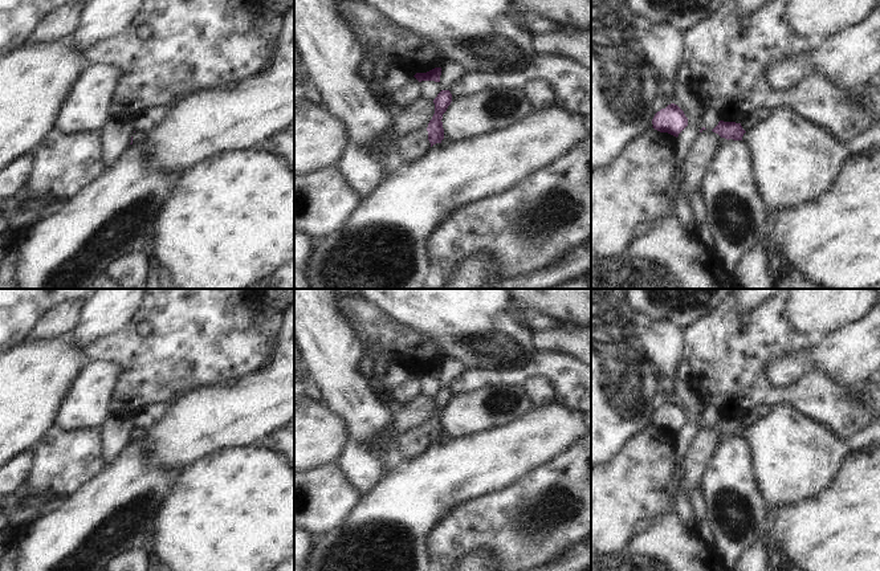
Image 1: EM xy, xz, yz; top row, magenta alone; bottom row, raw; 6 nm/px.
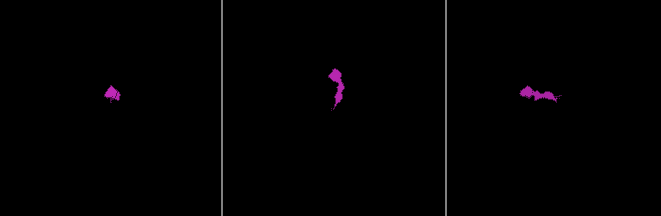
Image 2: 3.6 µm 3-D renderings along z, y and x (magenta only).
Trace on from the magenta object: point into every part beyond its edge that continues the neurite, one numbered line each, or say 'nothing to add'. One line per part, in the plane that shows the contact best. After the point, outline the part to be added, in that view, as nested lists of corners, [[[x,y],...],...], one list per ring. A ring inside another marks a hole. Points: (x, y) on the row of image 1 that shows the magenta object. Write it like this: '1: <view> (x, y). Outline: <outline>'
1: xz (386, 247). Outline: [[[565,106],[534,111],[529,118],[506,130],[448,147],[436,143],[417,162],[400,162],[371,196],[363,200],[347,229],[329,238],[315,238],[314,258],[310,264],[314,289],[424,289],[435,273],[428,242],[439,225],[455,211],[510,191],[586,144],[591,139],[591,130],[586,126],[587,115]]]

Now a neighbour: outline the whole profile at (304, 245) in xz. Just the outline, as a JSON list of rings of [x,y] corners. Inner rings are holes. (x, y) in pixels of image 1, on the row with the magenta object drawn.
[[[294,231],[294,289],[314,289],[310,280],[314,252],[315,238]]]

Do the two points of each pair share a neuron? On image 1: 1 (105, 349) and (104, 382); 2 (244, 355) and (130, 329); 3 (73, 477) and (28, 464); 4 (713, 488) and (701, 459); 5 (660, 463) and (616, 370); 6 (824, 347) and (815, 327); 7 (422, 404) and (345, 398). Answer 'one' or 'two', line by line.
1: two
2: one
3: two
4: two
5: two
6: two
7: two

